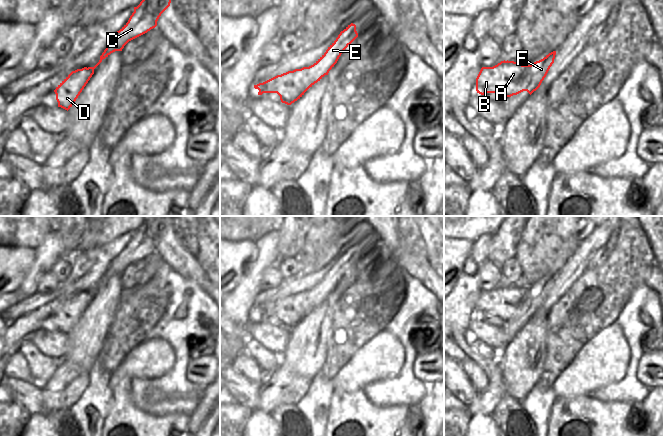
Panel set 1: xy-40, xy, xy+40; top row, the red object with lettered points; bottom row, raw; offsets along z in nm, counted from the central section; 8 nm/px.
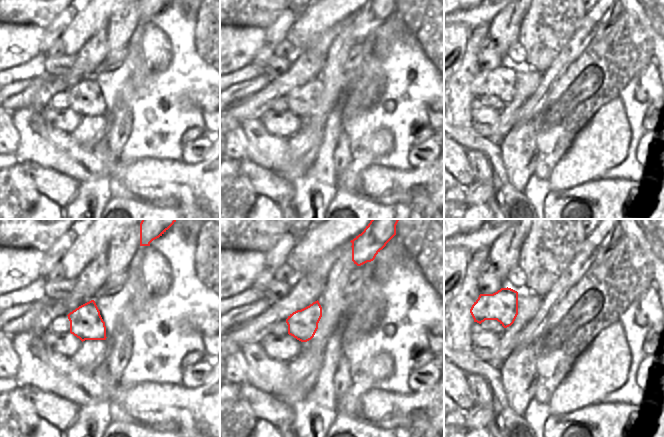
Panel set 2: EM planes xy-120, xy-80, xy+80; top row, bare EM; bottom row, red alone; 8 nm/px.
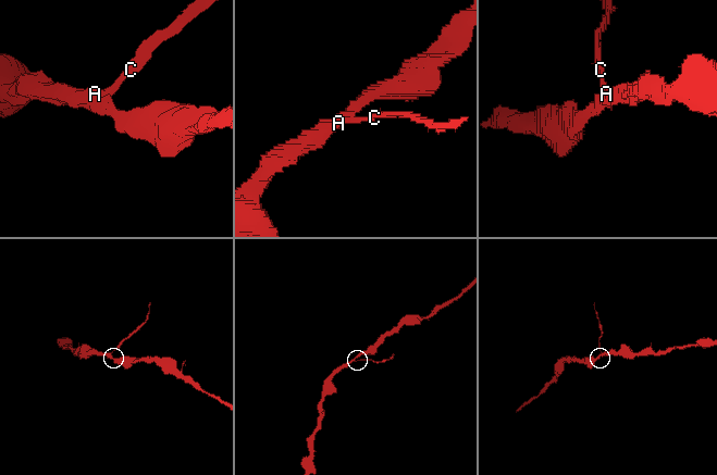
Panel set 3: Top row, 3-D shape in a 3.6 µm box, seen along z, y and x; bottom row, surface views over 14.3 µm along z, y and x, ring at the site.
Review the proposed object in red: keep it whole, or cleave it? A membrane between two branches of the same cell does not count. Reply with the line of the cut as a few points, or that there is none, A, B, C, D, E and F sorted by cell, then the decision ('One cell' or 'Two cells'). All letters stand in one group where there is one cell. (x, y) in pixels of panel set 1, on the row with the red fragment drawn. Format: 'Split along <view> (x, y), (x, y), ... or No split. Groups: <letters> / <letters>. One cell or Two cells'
Split along xy+40 (530, 65), (530, 83), (525, 90). Groups: A B D / C E F. Two cells

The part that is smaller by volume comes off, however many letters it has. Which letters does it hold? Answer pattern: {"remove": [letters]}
{"remove": ["C", "E", "F"]}

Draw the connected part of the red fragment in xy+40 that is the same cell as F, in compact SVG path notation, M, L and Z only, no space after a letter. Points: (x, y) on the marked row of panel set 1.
M553 51L546 55L543 59L536 61L530 65L530 84L526 88L526 91L530 95L540 87L550 67L554 63L555 55L556 51Z

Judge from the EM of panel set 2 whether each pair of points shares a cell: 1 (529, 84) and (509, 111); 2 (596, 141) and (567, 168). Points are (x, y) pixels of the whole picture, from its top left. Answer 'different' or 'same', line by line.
1: same
2: same

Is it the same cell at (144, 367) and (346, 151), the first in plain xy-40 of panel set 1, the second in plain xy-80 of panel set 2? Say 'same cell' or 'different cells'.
different cells

